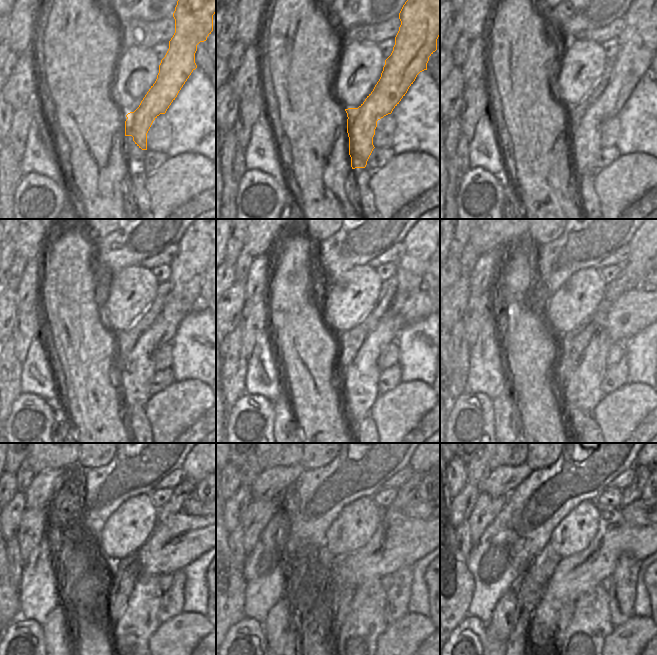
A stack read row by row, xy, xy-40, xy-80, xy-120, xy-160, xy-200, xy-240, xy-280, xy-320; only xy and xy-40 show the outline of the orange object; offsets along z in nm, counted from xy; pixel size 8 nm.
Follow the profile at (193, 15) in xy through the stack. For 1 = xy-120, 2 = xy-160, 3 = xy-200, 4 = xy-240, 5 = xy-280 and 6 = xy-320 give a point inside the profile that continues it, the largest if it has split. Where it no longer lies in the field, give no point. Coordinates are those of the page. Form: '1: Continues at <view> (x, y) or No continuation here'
1: Continues at xy-120 (195, 255)
2: Continues at xy-160 (359, 380)
3: Continues at xy-200 (582, 393)
4: Continues at xy-240 (132, 631)
5: Continues at xy-280 (356, 642)
6: Continues at xy-320 (590, 625)

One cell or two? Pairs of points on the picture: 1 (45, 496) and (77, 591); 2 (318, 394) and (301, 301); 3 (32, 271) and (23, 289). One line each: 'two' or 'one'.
1: two
2: one
3: one

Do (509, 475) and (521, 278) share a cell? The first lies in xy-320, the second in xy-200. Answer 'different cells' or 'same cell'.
different cells

